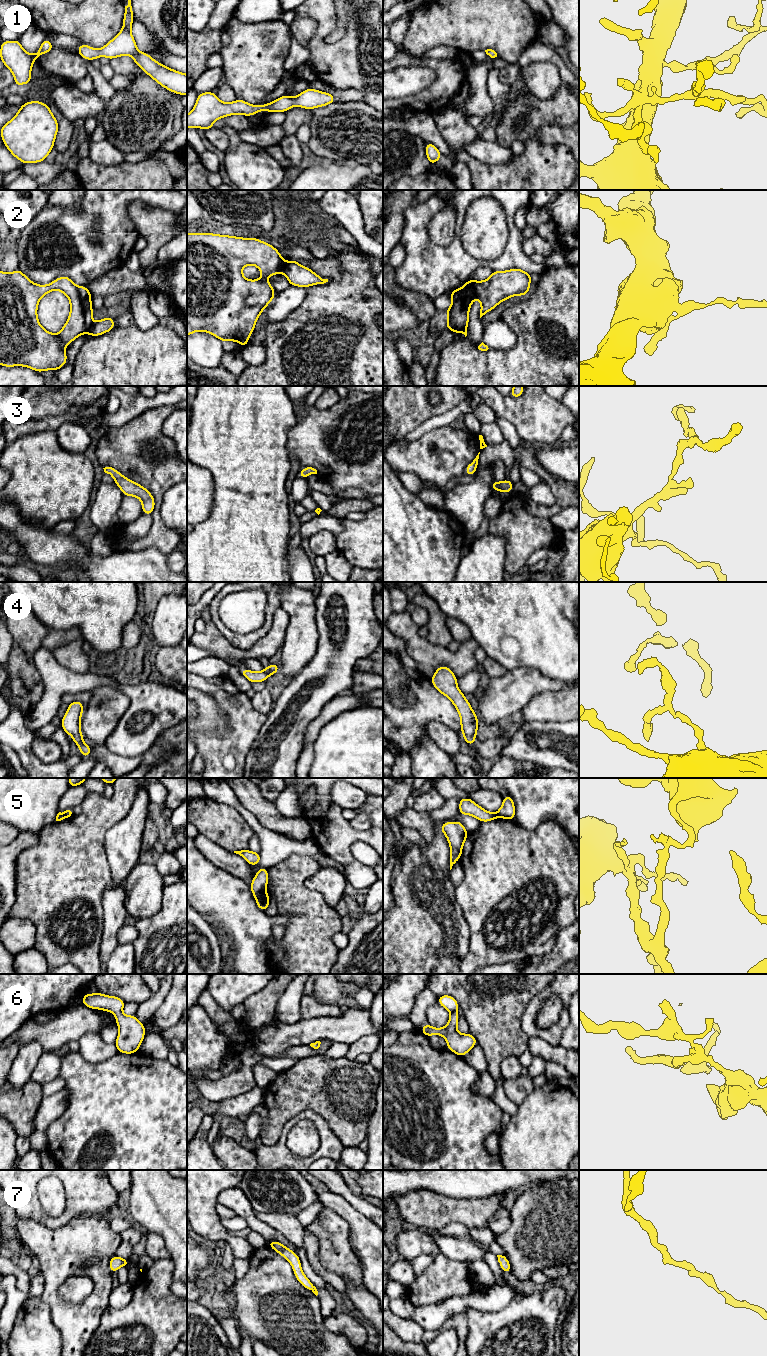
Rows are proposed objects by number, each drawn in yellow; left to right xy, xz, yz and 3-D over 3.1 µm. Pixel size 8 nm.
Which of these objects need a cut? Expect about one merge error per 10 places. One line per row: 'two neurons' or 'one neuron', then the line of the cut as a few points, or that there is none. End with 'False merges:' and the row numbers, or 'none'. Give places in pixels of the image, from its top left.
1: one neuron; no cut
2: two neurons; cut in xy along (93, 323), (87, 331)
3: one neuron; no cut
4: one neuron; no cut
5: two neurons; cut in xz along (264, 889), (256, 898)
6: one neuron; no cut
7: one neuron; no cut
False merges: 2, 5

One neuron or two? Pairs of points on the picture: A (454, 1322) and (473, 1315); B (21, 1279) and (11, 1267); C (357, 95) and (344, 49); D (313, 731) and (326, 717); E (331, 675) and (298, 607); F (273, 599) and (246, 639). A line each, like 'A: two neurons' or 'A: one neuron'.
A: two neurons
B: one neuron
C: two neurons
D: one neuron
E: two neurons
F: one neuron

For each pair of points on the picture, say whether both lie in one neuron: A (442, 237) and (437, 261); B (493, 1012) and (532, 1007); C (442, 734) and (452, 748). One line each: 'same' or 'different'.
A: different
B: different
C: same

